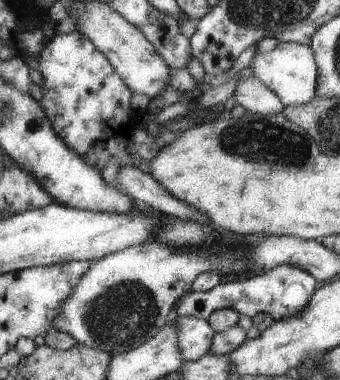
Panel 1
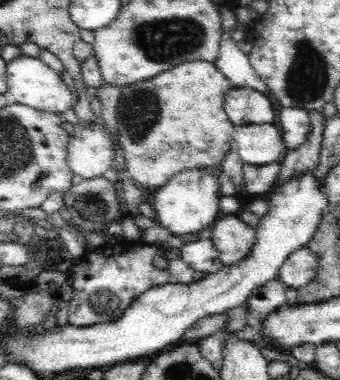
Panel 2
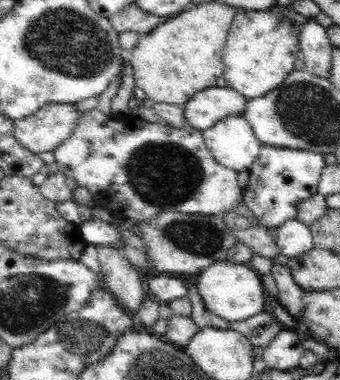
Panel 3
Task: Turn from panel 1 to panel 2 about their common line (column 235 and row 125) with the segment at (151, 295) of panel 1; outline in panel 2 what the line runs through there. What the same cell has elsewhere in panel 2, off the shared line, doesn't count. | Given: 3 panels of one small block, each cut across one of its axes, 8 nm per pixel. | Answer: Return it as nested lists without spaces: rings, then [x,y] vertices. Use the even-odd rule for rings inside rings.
[[[278,124],[272,126],[234,126],[232,148],[250,166],[268,166],[286,152],[286,142]]]

